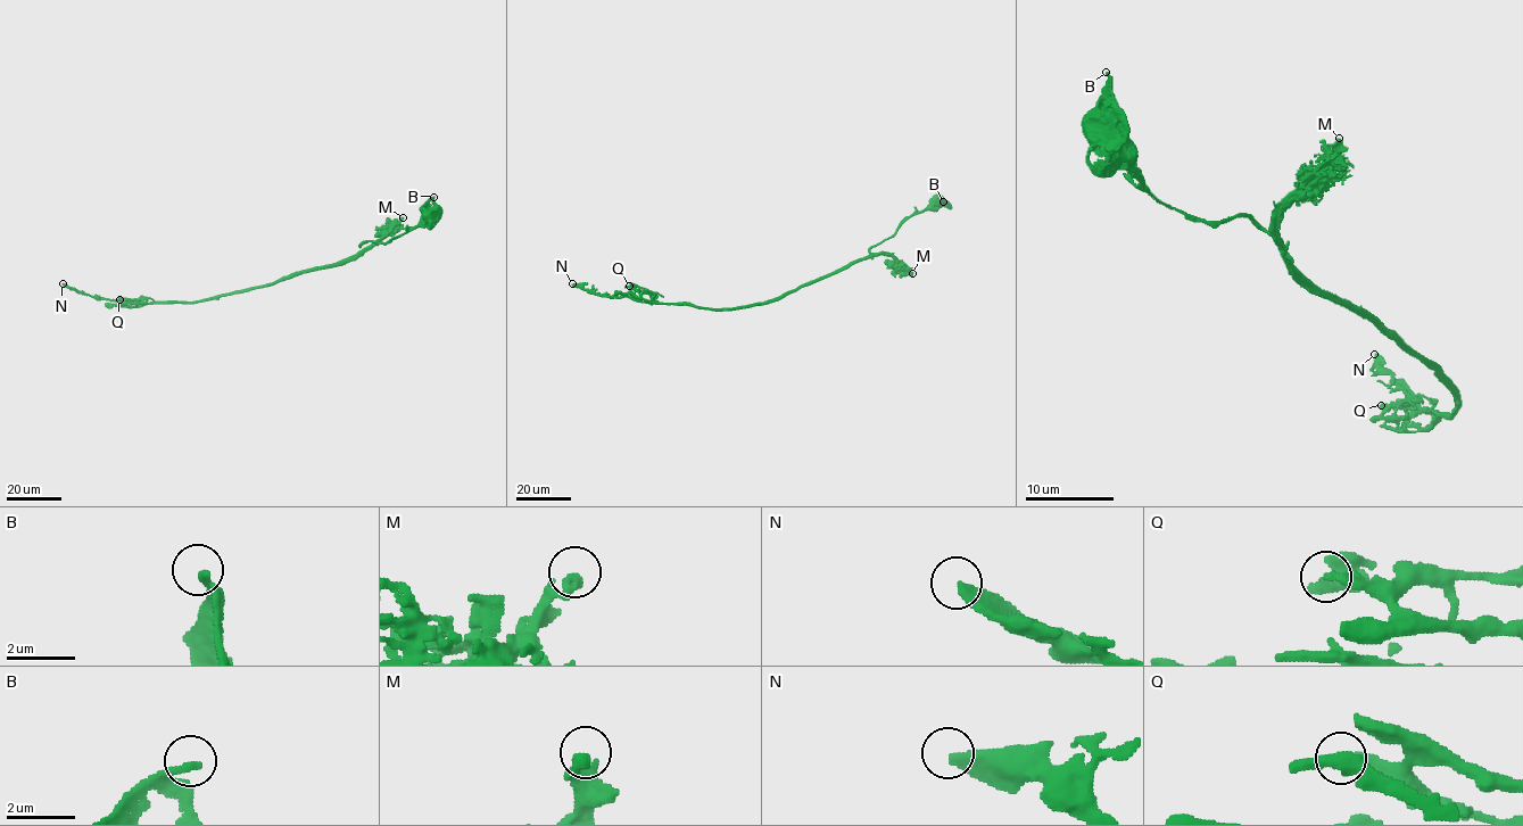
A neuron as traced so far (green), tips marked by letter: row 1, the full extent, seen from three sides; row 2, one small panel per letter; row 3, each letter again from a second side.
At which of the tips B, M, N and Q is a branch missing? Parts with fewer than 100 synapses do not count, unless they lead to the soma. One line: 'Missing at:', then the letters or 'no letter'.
Missing at: no letter

